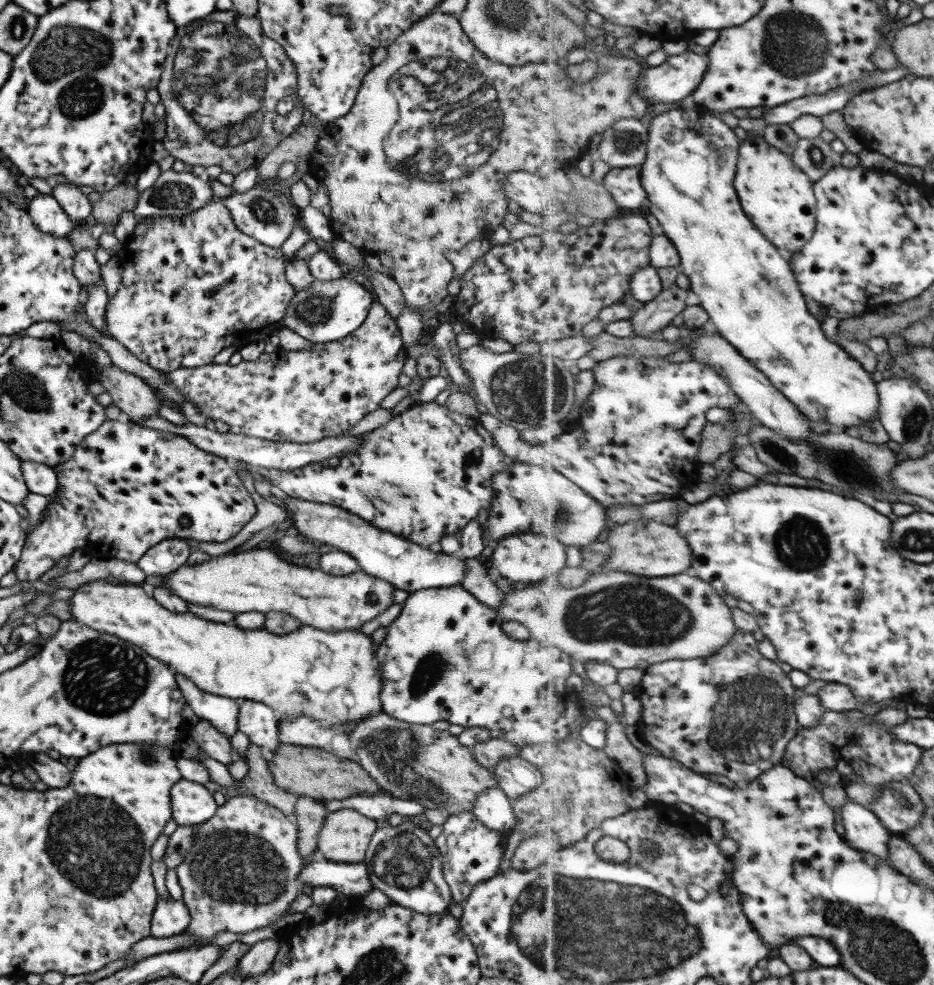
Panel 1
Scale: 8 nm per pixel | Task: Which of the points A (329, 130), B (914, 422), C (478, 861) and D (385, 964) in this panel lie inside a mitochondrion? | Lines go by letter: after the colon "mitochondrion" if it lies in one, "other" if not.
A: other
B: mitochondrion
C: other
D: mitochondrion

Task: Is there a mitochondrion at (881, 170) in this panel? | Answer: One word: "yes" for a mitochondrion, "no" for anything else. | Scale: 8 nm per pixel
no

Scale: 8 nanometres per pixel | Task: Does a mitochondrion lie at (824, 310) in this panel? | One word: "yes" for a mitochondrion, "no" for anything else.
no

